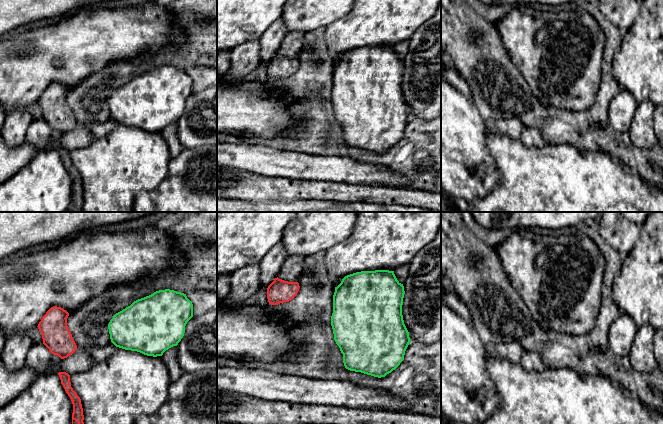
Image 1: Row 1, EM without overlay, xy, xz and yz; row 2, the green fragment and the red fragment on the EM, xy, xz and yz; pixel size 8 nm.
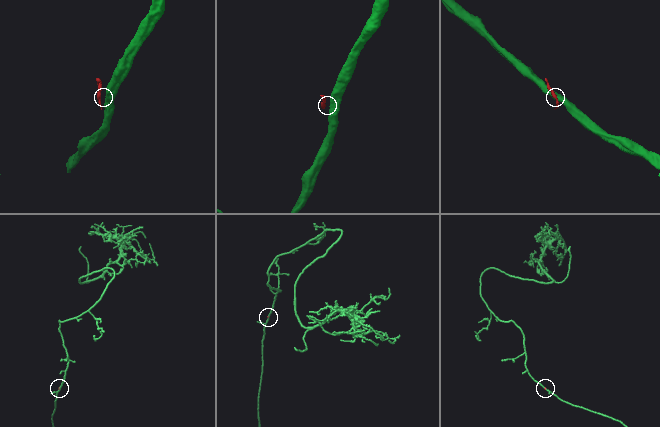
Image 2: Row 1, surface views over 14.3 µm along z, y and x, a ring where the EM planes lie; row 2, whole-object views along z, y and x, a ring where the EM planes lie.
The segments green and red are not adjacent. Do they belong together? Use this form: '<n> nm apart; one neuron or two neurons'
280 nm apart; two neurons

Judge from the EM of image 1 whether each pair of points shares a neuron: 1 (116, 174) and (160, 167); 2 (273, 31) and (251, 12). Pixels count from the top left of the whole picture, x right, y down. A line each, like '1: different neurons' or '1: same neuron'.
1: same neuron
2: different neurons

